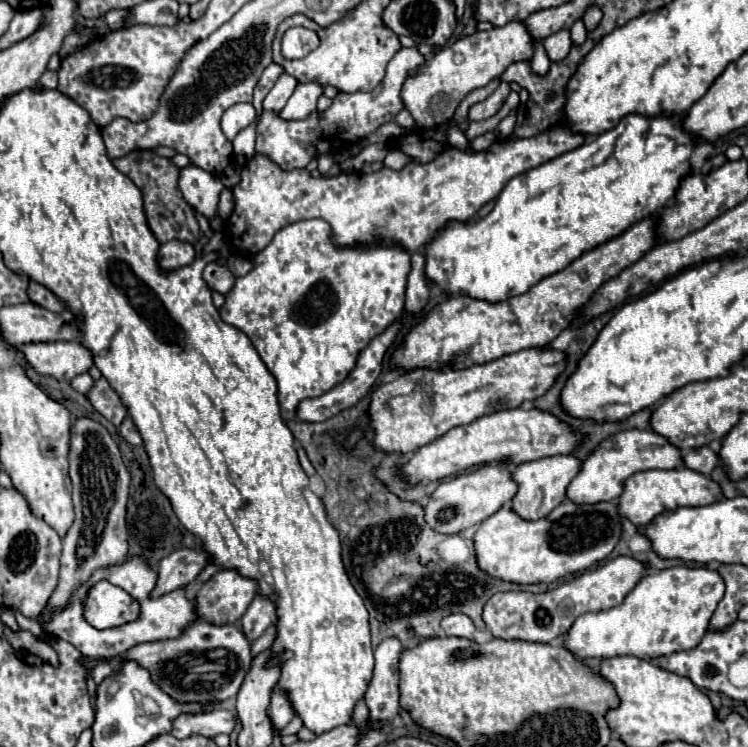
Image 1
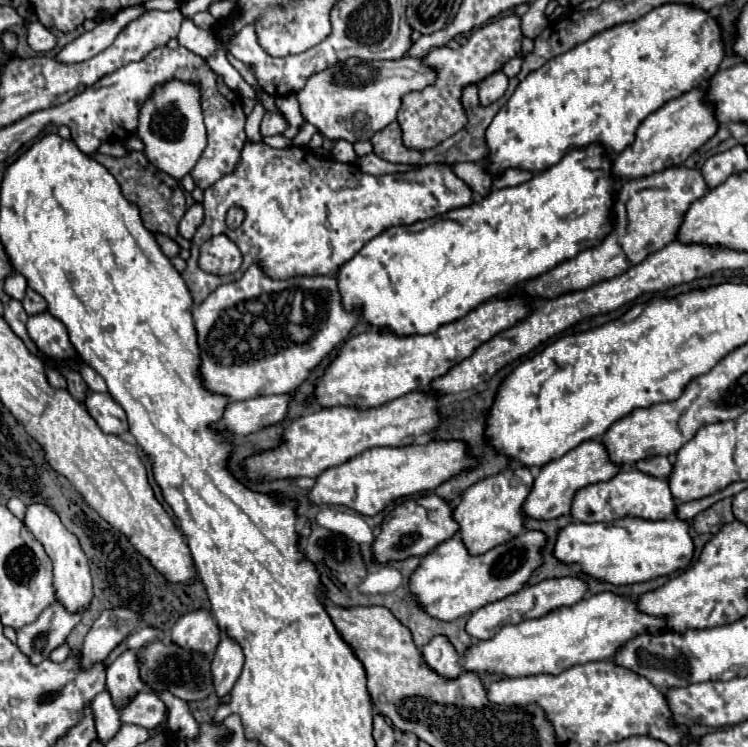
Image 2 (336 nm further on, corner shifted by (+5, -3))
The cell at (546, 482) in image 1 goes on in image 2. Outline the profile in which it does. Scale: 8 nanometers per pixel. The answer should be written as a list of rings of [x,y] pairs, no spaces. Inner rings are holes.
[[[513,462],[509,468],[479,480],[463,492],[461,502],[453,510],[453,518],[459,522],[461,540],[471,554],[483,554],[499,544],[505,544],[523,530],[523,500],[527,498],[527,492],[531,492],[531,484],[533,476],[529,468]]]

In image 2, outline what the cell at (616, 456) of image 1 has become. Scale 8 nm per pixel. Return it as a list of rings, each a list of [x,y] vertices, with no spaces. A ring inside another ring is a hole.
[[[587,440],[587,442],[579,444],[577,448],[573,448],[571,452],[567,452],[563,458],[551,460],[549,464],[545,464],[541,468],[539,476],[533,482],[531,494],[527,496],[527,500],[523,504],[523,512],[537,520],[551,520],[551,518],[565,516],[571,512],[571,504],[575,500],[577,490],[603,482],[603,480],[611,480],[619,472],[621,472],[621,466],[617,466],[615,462],[609,460],[609,452],[607,452],[605,444],[601,440]]]

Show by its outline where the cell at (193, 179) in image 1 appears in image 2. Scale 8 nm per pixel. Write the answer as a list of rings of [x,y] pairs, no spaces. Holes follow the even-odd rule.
[[[171,80],[157,88],[141,108],[137,134],[145,142],[147,160],[151,160],[151,164],[155,164],[161,172],[167,172],[171,178],[183,180],[183,176],[191,174],[207,144],[203,114],[199,106],[199,88],[179,80]]]

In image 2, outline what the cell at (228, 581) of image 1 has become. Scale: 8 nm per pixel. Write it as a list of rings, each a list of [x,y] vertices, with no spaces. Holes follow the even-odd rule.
[[[195,610],[183,614],[171,628],[171,638],[175,644],[187,650],[197,650],[201,654],[213,656],[221,640],[221,630],[213,620],[209,610]]]

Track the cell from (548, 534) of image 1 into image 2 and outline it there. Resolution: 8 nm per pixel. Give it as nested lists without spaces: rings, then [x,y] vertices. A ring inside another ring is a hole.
[[[523,530],[513,540],[491,548],[483,556],[471,556],[471,552],[463,548],[463,540],[453,536],[439,544],[433,554],[423,556],[419,568],[411,576],[409,590],[419,598],[419,604],[429,616],[447,622],[455,620],[483,608],[483,604],[519,592],[529,582],[531,574],[543,564],[545,542],[547,536],[541,530]]]

